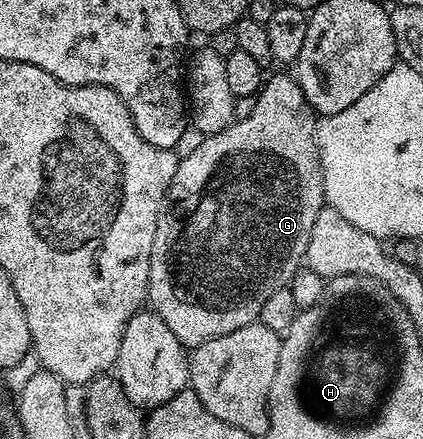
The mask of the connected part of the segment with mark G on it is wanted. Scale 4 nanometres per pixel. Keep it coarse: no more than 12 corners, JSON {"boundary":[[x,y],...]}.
{"boundary":[[295,75],[180,156],[148,299],[191,350],[259,321],[325,207]]}

